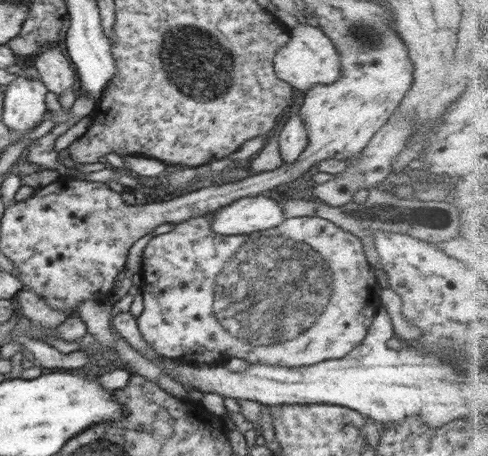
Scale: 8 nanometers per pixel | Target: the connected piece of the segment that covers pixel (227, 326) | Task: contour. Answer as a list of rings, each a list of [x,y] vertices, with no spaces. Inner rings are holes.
[[[205,213],[200,217],[189,218],[184,222],[176,223],[174,229],[166,234],[161,234],[160,236],[153,237],[146,248],[144,248],[144,256],[142,260],[142,269],[140,271],[141,274],[141,286],[140,293],[144,296],[144,311],[136,318],[137,325],[144,337],[144,340],[149,344],[150,348],[154,349],[160,356],[168,358],[168,359],[185,359],[186,361],[204,361],[205,364],[220,364],[227,361],[231,357],[243,358],[248,362],[264,362],[264,365],[270,365],[272,363],[278,365],[286,365],[286,366],[311,366],[314,364],[319,364],[325,360],[332,360],[342,358],[346,356],[350,351],[353,350],[354,347],[362,344],[364,337],[367,335],[367,330],[369,326],[372,324],[373,318],[375,314],[382,306],[381,298],[378,297],[378,293],[381,290],[381,286],[378,284],[375,272],[373,268],[371,268],[370,264],[368,264],[365,252],[363,249],[363,244],[361,240],[358,239],[352,232],[344,231],[344,229],[336,226],[336,223],[332,221],[330,218],[318,218],[317,216],[301,216],[296,218],[286,219],[282,226],[278,228],[274,228],[271,232],[256,232],[250,233],[249,235],[226,235],[216,234],[212,231],[211,222],[213,221],[213,213]]]

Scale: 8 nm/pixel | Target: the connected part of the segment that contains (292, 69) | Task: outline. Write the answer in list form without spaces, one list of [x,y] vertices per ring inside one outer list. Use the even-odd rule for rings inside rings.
[[[302,19],[298,26],[290,30],[290,40],[276,51],[273,69],[281,81],[302,92],[317,84],[332,84],[341,77],[341,57],[334,43],[313,22]]]

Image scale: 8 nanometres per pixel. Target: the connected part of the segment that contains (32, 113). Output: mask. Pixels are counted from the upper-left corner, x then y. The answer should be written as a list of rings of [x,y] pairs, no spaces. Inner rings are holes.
[[[22,74],[8,85],[1,120],[13,132],[13,142],[36,128],[48,115],[44,98],[48,94],[41,79],[28,79]]]

